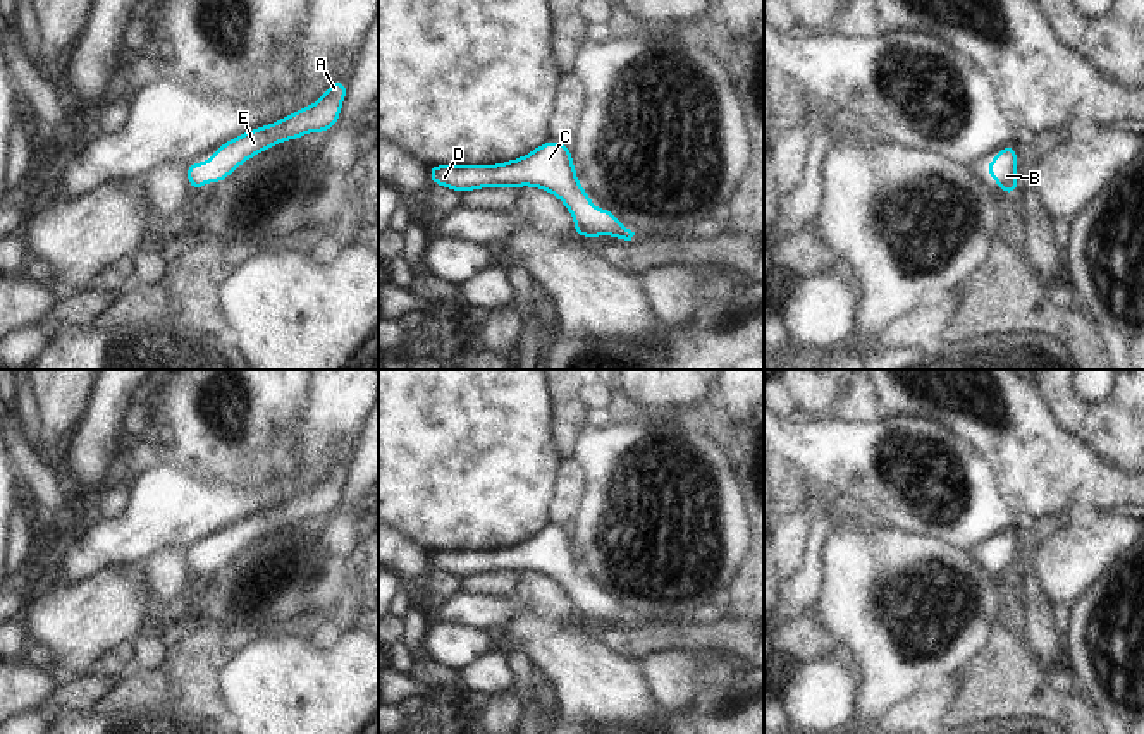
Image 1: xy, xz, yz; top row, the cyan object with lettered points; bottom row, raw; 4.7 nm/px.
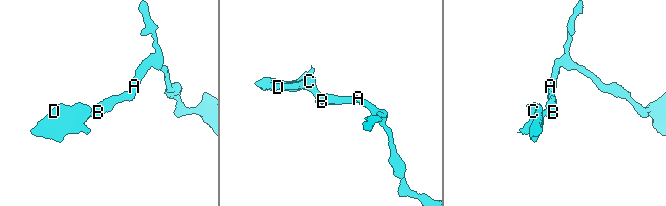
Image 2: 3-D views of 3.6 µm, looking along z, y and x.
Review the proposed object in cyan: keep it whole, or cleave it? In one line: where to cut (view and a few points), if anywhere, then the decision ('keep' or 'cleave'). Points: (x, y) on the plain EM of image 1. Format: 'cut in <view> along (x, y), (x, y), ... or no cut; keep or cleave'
no cut; keep

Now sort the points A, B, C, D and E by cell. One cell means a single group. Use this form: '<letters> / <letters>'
A B C D E

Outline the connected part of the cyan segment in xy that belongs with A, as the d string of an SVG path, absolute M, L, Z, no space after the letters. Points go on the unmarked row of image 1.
M332 466L327 478L313 490L220 529L208 547L196 547L186 552L191 574L198 578L208 566L220 569L241 548L282 526L299 524L306 517L330 516L337 511L346 480L348 469Z

